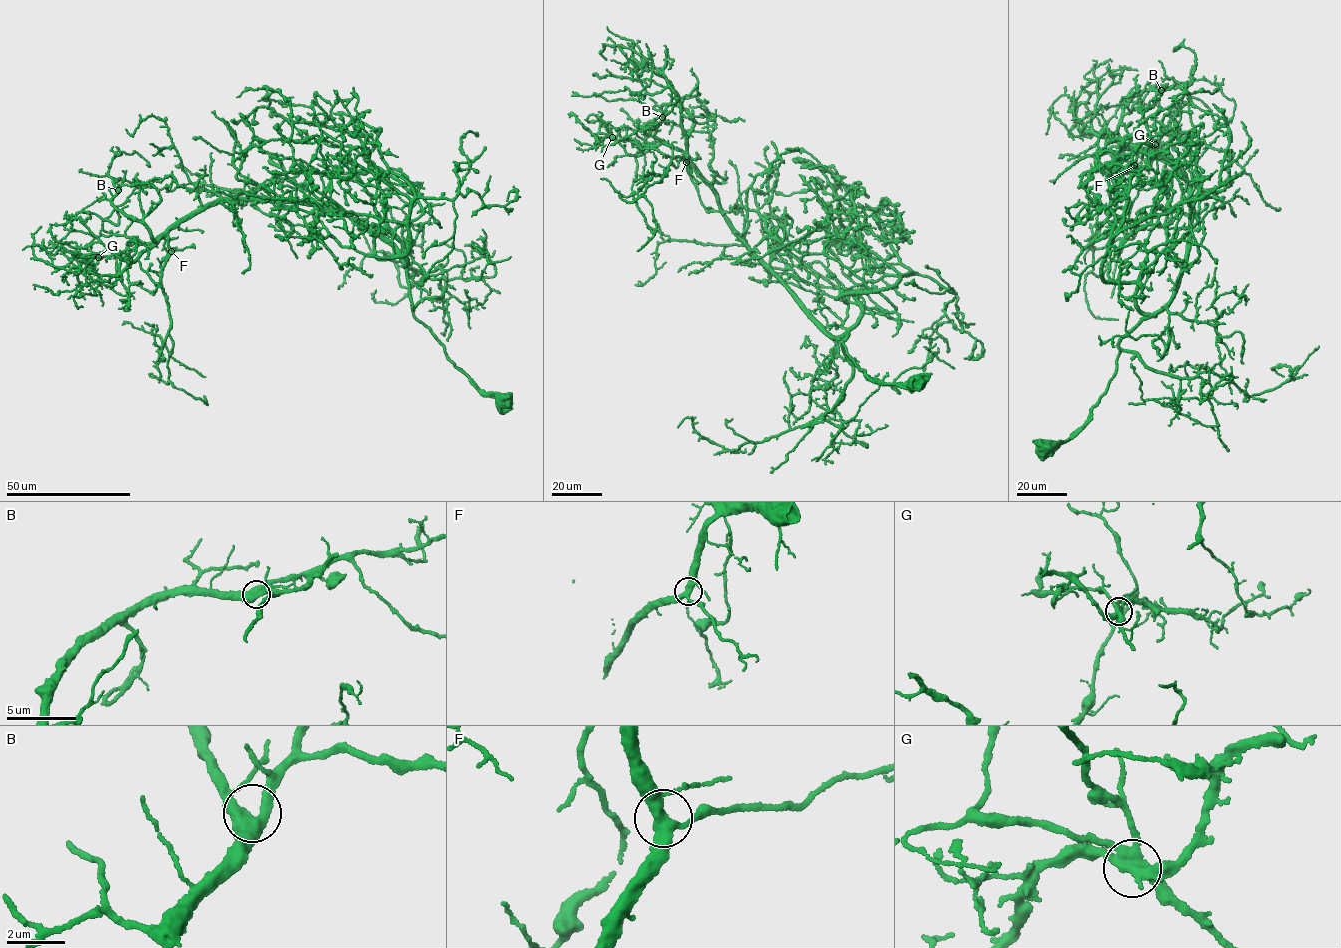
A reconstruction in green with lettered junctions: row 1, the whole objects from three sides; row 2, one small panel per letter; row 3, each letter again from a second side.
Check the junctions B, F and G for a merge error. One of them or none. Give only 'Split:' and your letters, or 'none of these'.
Split: G

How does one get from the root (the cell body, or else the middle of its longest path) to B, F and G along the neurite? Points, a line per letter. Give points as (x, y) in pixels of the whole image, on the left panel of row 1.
B: (507, 400), (448, 360), (394, 247), (354, 219), (223, 201), (155, 241), (115, 209), (118, 190)
F: (507, 400), (448, 360), (414, 315), (394, 247), (354, 219), (292, 200), (223, 201), (169, 231), (171, 251)
G: (507, 400), (477, 389), (414, 315), (394, 247), (316, 204), (223, 201), (98, 258)

